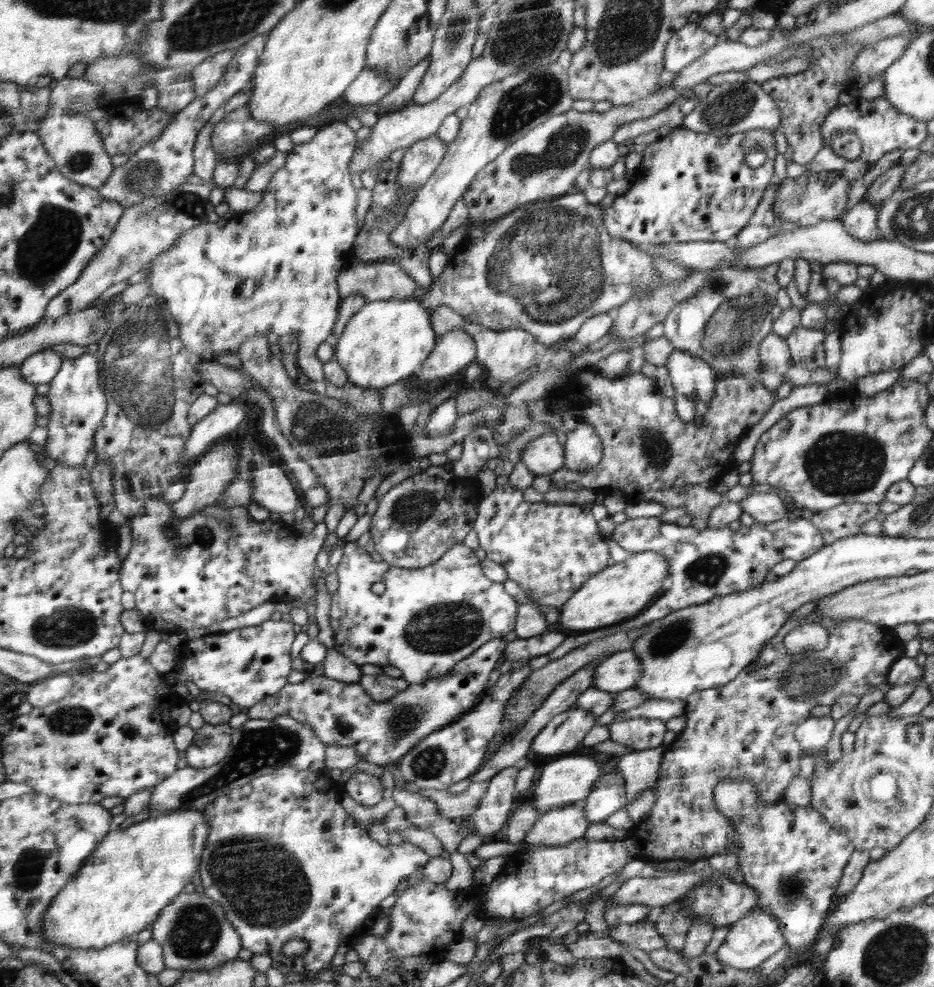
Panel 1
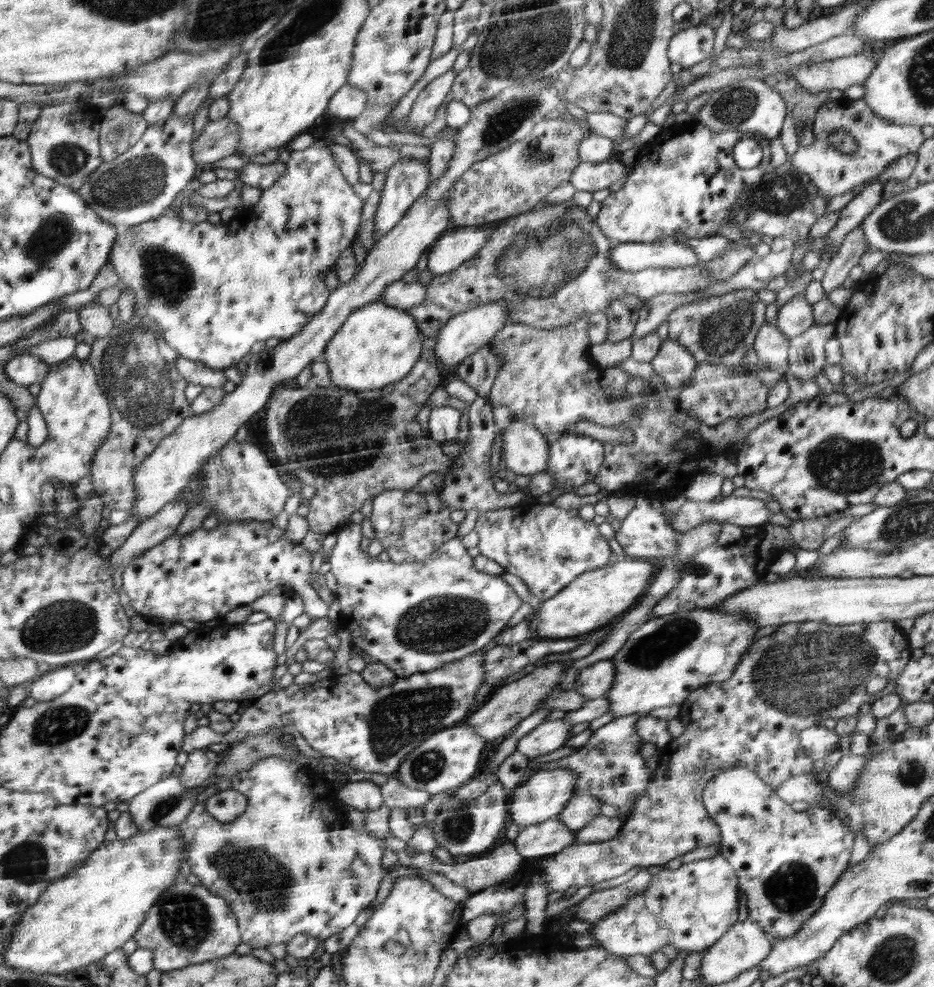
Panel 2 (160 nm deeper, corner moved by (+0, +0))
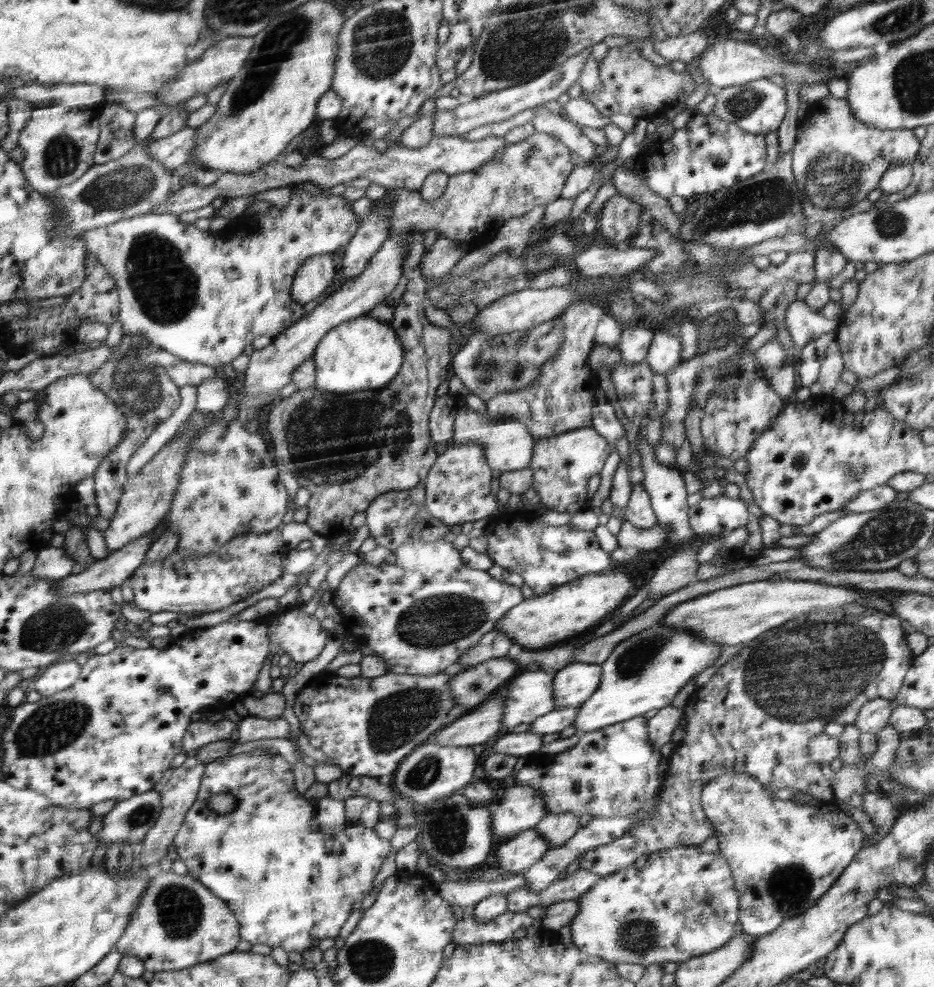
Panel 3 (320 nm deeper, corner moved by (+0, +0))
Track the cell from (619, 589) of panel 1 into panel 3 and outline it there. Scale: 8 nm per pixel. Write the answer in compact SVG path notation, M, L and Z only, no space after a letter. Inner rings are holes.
M620 565L610 570L610 573L584 575L559 586L556 591L523 599L518 606L506 611L505 615L497 620L495 629L507 634L514 644L522 649L556 646L556 642L584 632L586 628L598 624L606 614L616 610L628 596L632 584L634 580Z

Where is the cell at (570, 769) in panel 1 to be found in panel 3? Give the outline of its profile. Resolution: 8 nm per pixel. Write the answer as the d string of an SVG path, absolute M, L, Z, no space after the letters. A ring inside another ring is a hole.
M515 785L506 790L491 811L491 841L533 828L548 814L539 788Z

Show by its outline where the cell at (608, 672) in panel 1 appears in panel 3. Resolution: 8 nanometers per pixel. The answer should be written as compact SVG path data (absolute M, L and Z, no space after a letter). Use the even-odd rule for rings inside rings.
M574 663L559 670L553 680L558 708L580 707L600 684L601 664Z

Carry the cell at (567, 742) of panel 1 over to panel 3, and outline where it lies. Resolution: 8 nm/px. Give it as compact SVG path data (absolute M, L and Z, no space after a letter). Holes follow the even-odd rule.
M535 732L506 733L492 746L492 752L509 754L517 757L533 757L543 745L542 734Z

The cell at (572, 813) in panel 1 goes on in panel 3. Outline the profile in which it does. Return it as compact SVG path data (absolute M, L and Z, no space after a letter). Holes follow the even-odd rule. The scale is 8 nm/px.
M535 827L528 830L524 830L517 833L512 839L508 839L506 842L502 843L496 850L494 850L491 861L495 860L497 866L506 872L522 873L528 870L533 864L536 864L540 857L548 850L549 844L545 840L544 836L540 836L536 831Z

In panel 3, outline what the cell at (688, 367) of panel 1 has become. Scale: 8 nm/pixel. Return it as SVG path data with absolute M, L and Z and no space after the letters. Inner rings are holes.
M656 328L650 343L645 361L657 373L667 375L678 367L681 362L681 340L668 332Z

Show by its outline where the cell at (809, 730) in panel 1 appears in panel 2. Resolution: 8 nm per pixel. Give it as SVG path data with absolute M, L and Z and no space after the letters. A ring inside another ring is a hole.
M824 724L812 726L802 731L799 736L800 744L814 760L826 758L836 750L839 743L839 734L835 729L828 729Z

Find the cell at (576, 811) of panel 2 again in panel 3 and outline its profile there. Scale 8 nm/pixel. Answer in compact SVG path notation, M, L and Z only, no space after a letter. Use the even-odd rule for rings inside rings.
M571 812L548 813L536 824L535 831L545 837L550 849L558 848L577 833L580 828L578 820L579 818Z

